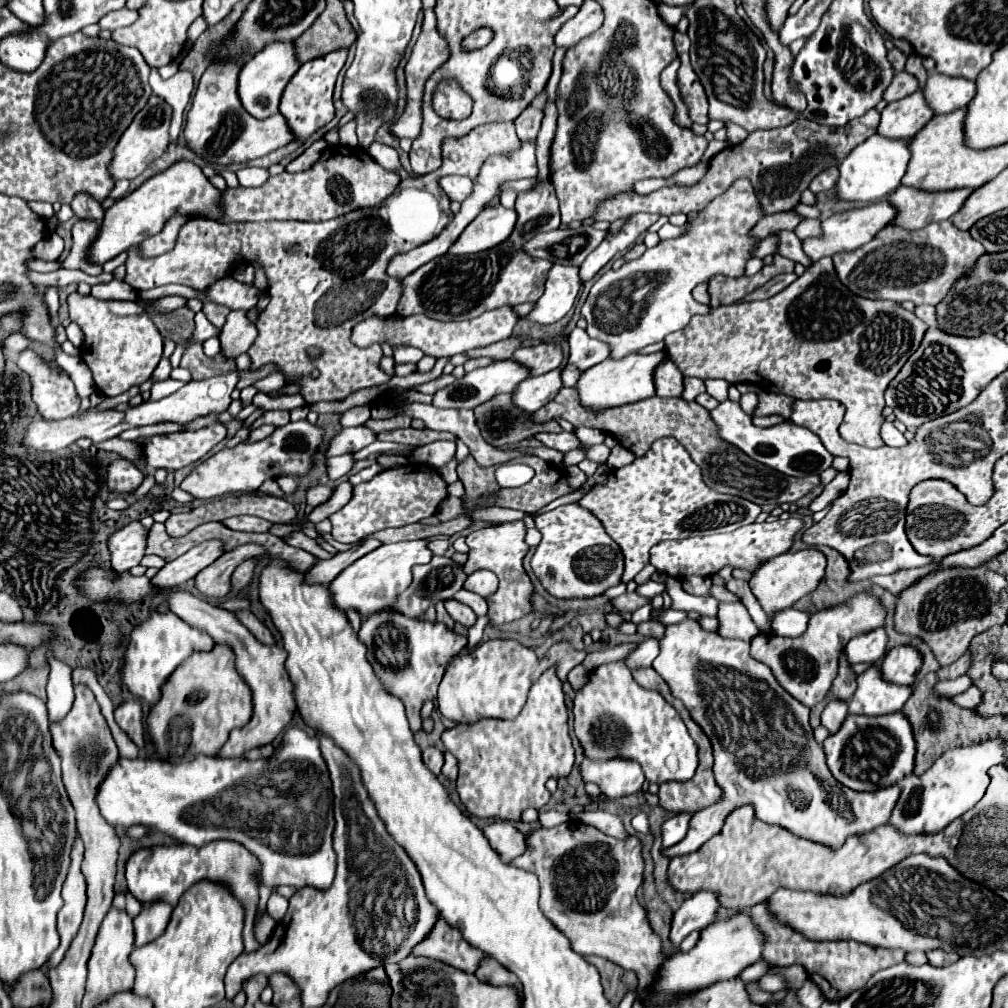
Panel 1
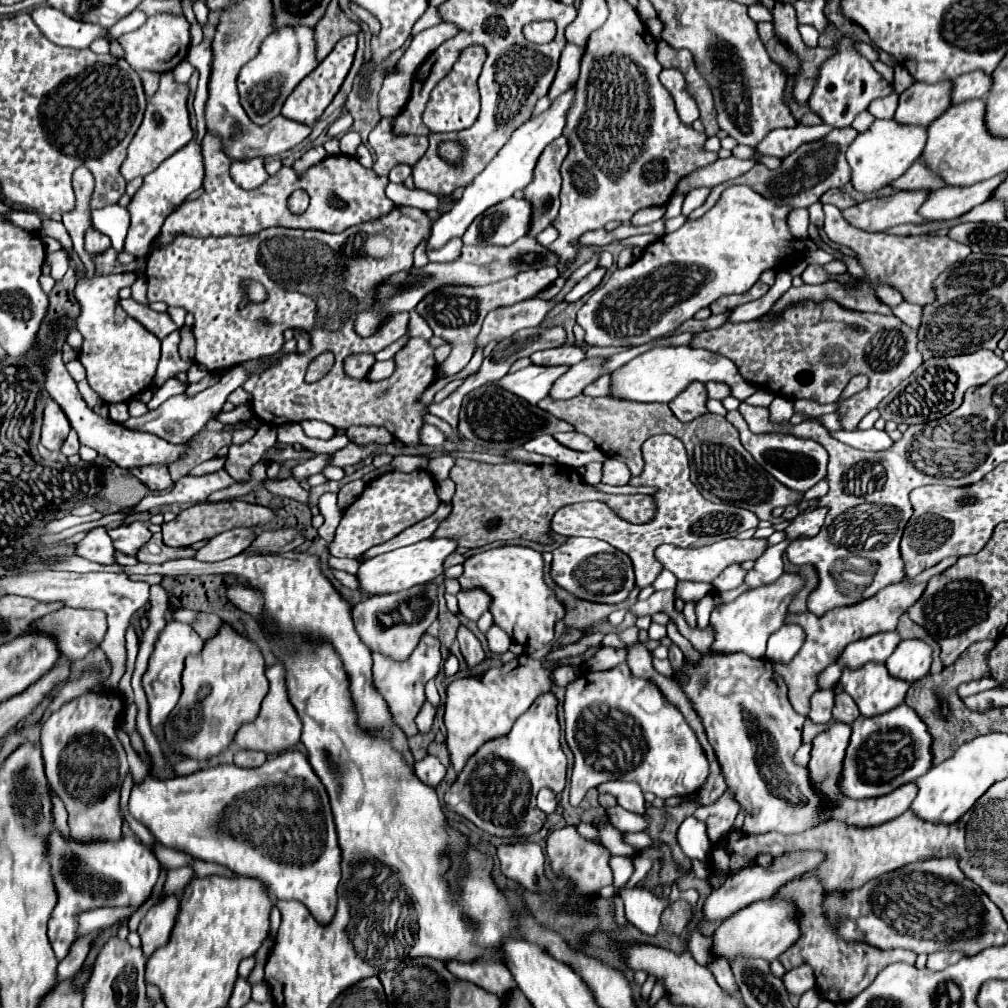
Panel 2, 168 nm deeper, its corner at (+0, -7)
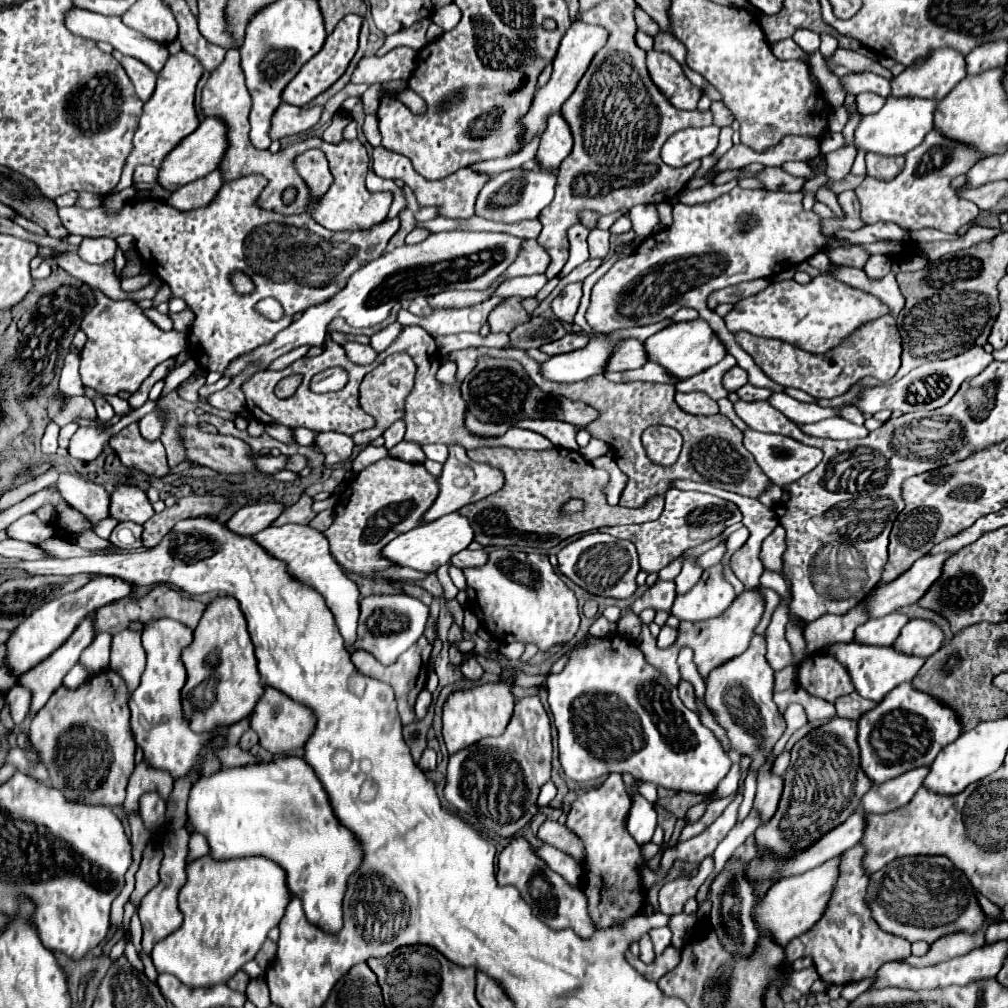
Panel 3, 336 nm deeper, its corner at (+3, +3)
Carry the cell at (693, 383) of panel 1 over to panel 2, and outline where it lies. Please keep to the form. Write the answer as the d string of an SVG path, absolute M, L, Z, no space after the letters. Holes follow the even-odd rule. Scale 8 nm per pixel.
M708 381L704 383L706 387L706 393L708 393L708 399L724 399L728 397L728 387L726 385L720 385L716 381Z

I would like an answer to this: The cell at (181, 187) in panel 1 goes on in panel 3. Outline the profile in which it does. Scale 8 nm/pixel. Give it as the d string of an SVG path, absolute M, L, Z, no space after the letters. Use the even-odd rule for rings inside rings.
M207 117L203 123L193 131L191 137L187 137L183 143L179 143L167 157L165 163L159 169L159 179L157 183L163 185L167 191L177 191L179 187L205 177L207 173L215 171L221 165L221 159L225 157L225 151L229 147L227 141L227 125L223 123L221 117Z

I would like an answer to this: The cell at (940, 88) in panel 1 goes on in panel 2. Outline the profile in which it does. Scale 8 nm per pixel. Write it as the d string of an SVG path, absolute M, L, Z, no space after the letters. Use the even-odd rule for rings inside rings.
M966 73L964 77L956 77L956 81L952 81L952 91L950 91L952 105L972 99L982 99L990 91L990 85L992 79L986 73Z

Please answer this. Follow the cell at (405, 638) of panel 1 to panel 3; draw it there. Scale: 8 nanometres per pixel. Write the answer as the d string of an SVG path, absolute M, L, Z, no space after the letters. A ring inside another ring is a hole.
M421 637L413 647L409 647L405 653L401 653L397 657L395 663L391 665L381 665L377 663L377 659L373 659L373 655L365 653L365 651L357 651L351 655L351 661L353 665L357 667L359 673L367 675L367 677L373 677L377 681L383 681L383 683L389 683L395 691L395 701L397 701L397 711L399 711L399 717L403 721L403 725L411 723L415 719L415 713L413 713L413 705L415 705L415 699L419 695L421 689L425 689L425 681L427 681L427 663L429 663L429 655L431 655L431 643Z

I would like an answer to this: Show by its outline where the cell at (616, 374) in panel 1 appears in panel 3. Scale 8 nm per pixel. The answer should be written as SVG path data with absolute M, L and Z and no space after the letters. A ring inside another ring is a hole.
M701 317L685 323L671 323L659 333L651 335L645 341L645 349L649 351L649 359L663 365L671 375L677 379L687 379L693 377L713 365L717 365L725 357L725 347L719 343L715 331L709 327L709 323Z

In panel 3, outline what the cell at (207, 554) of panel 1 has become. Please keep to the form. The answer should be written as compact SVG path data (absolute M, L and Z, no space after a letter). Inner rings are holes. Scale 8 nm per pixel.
M279 501L255 503L239 509L231 519L227 519L227 527L239 535L257 535L265 527L269 527L281 513L285 505Z

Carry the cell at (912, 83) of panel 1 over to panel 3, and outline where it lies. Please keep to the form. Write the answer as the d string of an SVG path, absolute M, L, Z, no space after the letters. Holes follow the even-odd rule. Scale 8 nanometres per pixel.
M859 93L857 95L857 111L861 115L869 115L869 113L877 113L883 107L885 99L881 99L879 95L873 93Z

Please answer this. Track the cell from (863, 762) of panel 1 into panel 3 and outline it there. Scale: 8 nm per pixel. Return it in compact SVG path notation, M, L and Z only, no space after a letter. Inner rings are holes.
M911 683L895 687L873 711L859 719L859 747L861 767L869 773L873 783L885 783L909 769L931 765L937 753L953 743L963 731L957 713L939 703L939 699L917 691Z

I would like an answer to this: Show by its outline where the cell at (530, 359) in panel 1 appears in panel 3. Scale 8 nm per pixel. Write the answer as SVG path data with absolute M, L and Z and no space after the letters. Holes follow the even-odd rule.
M567 333L565 337L553 341L553 343L547 343L545 347L539 347L543 353L547 355L561 355L561 353L569 353L569 351L575 351L575 349L581 349L585 347L585 343L589 341L587 335L579 335L579 333Z

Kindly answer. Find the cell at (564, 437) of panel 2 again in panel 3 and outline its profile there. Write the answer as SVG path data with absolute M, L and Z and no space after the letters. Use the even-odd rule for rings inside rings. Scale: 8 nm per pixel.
M519 419L515 423L515 427L525 427L525 429L533 429L537 433L541 433L543 437L547 437L553 445L561 445L565 449L579 449L575 435L577 429L569 423L561 423L561 421L553 421L553 419Z

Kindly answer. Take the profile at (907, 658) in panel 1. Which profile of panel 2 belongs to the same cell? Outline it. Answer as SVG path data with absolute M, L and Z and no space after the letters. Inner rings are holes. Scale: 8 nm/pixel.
M918 639L900 641L892 657L888 657L886 667L892 677L914 683L928 675L932 663L932 649Z

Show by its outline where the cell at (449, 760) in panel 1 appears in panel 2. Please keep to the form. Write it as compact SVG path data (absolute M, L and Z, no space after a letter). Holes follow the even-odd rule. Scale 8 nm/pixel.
M516 659L506 667L492 667L484 675L468 675L454 679L446 689L446 711L444 723L448 729L448 751L454 771L460 773L472 751L484 741L506 735L514 721L534 703L534 699L554 687L552 673L556 667L544 667L542 661Z

